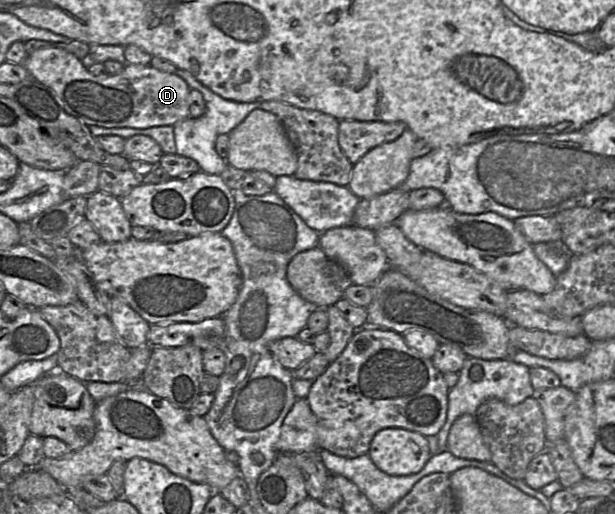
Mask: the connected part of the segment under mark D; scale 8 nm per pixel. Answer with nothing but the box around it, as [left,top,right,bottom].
[22,47,190,129]

